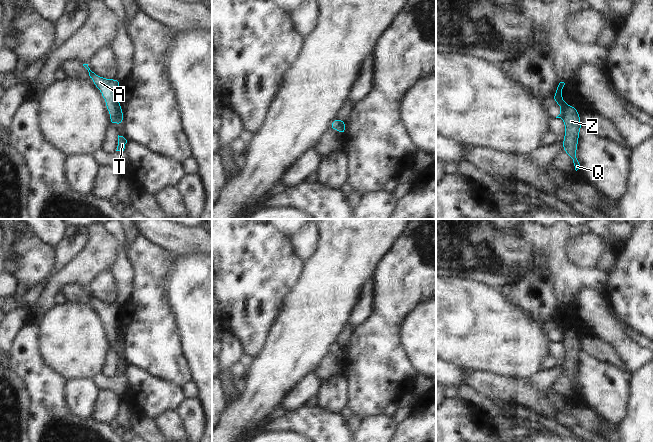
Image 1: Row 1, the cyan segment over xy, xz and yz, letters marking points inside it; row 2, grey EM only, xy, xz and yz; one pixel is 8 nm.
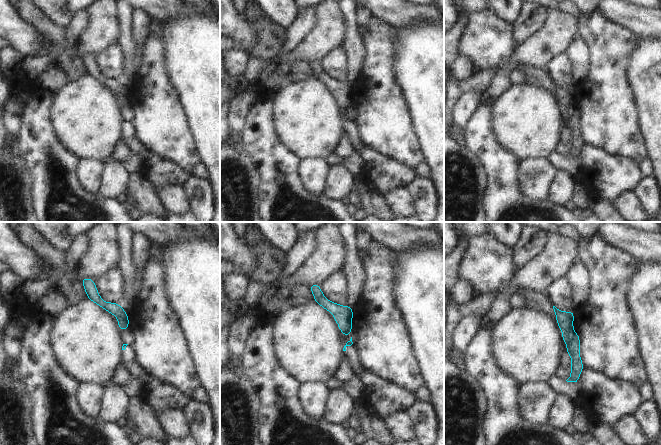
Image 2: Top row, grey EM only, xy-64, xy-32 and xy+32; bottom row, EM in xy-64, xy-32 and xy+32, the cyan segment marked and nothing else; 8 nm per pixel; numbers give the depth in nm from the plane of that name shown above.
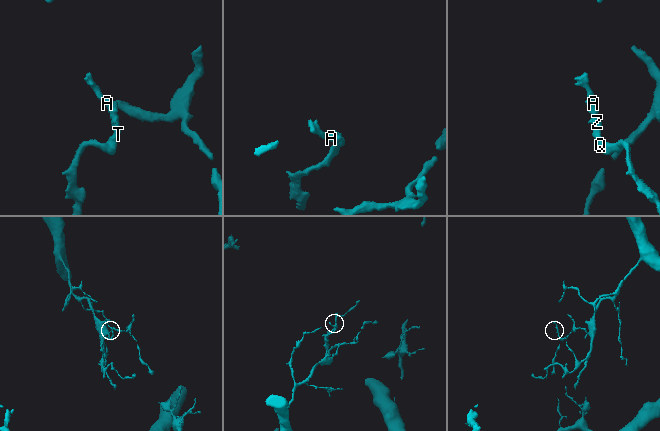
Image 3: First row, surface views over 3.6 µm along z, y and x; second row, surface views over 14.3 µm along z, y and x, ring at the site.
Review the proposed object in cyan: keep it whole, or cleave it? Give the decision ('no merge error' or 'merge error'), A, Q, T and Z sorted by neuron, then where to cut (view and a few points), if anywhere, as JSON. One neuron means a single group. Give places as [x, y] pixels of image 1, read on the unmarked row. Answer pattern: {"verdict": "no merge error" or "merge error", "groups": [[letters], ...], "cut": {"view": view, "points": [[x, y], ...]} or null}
{"verdict": "merge error", "groups": [["A"], ["Q", "T", "Z"]], "cut": {"view": "xy", "points": [[119, 329], [115, 345]]}}

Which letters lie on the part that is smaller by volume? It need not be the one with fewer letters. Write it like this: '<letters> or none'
A

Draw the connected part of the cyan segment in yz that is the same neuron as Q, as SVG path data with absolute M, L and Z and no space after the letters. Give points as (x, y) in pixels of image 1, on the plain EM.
M571 329L561 332L560 338L565 349L565 360L563 362L563 375L565 375L572 383L575 394L580 392L580 388L576 382L577 369L579 364L579 356L581 352L580 339L577 333Z

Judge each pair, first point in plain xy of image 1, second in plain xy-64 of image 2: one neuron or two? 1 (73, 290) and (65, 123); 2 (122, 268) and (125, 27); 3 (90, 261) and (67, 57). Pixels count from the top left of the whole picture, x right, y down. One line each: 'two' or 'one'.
1: two
2: one
3: two

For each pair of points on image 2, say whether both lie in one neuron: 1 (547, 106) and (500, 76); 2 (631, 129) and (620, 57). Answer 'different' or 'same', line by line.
1: different
2: same

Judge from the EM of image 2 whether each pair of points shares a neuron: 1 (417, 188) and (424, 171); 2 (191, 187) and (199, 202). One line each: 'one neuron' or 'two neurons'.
1: two neurons
2: one neuron

